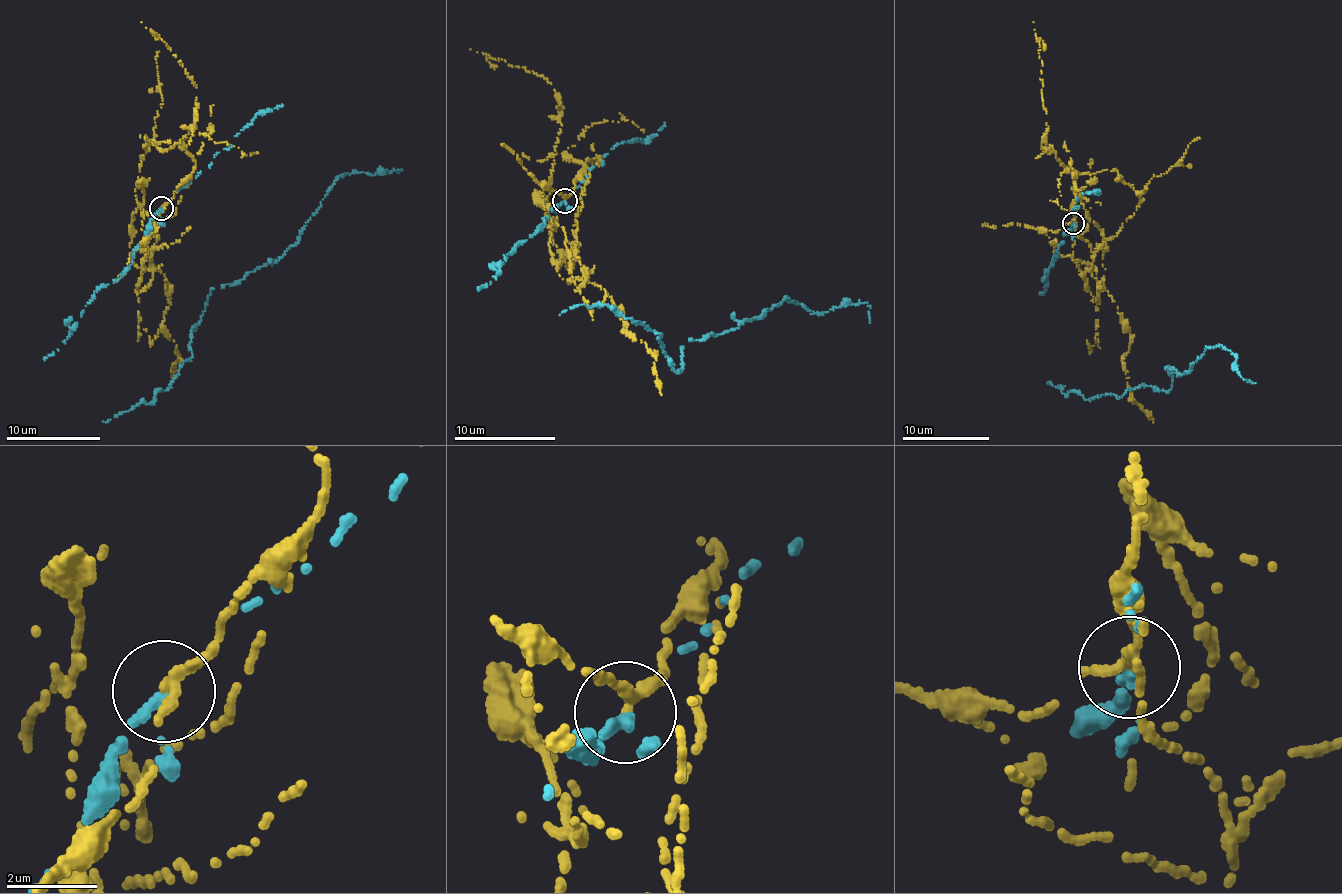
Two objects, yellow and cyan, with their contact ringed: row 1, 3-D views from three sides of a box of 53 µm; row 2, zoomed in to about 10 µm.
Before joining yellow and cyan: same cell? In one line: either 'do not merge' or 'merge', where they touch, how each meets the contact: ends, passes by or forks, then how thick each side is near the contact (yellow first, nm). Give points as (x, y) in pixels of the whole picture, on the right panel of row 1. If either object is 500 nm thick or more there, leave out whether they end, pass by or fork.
do not merge; at (1073, 223); yellow passes by; cyan ends there; 200 nm thick on the yellow side, 320 nm on the other

